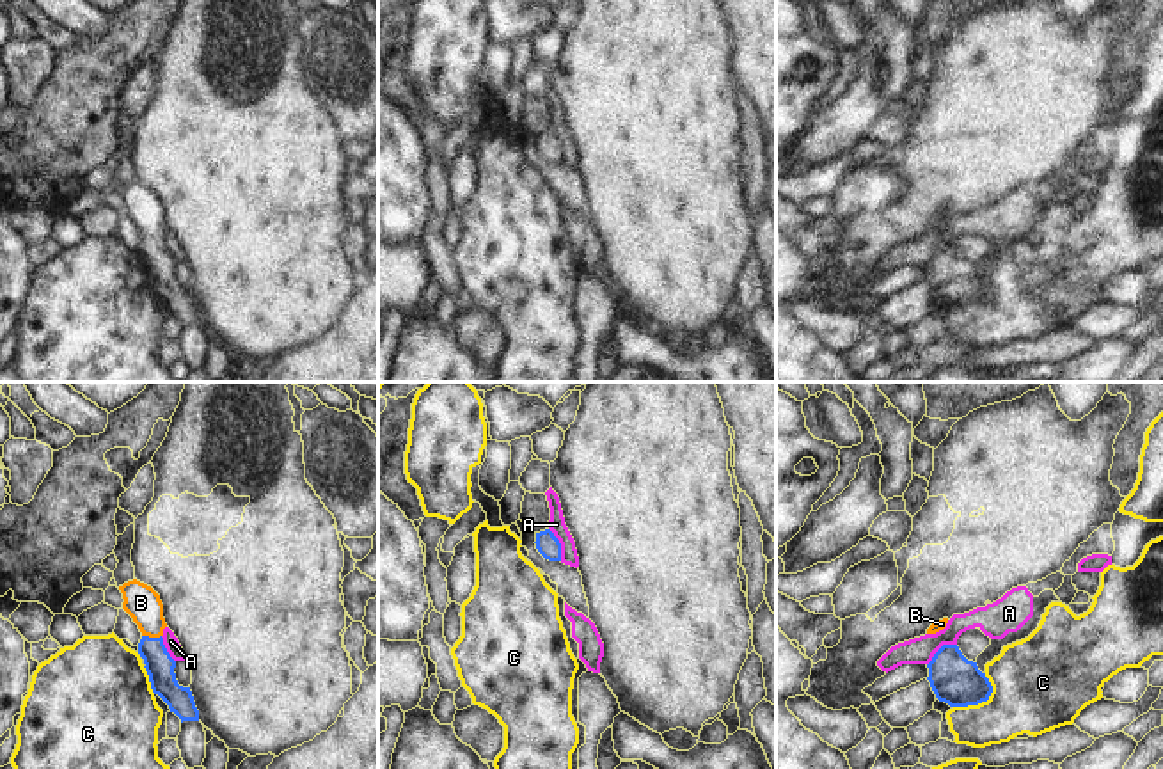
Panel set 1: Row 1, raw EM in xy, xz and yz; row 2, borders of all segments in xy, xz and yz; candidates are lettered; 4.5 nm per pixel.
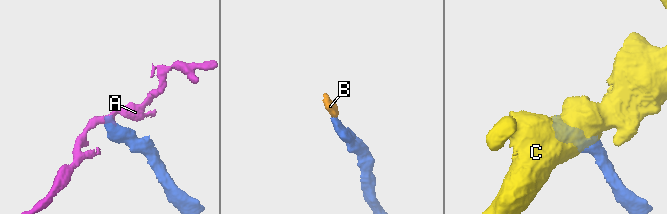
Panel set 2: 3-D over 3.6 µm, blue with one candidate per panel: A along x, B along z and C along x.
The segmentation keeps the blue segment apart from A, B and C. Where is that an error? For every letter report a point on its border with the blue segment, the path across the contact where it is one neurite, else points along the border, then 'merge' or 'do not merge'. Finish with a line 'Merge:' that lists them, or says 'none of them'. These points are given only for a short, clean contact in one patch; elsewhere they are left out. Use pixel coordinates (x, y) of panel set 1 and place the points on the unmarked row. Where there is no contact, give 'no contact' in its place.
A: contact yz (940, 251); border yz (956, 245), (945, 245), (927, 267); do not merge
B: contact xy (151, 240); way xy (158, 265), (151, 251), (151, 240), (151, 224), (141, 205); merge
C: contact yz (982, 302); do not merge
Merge: B

